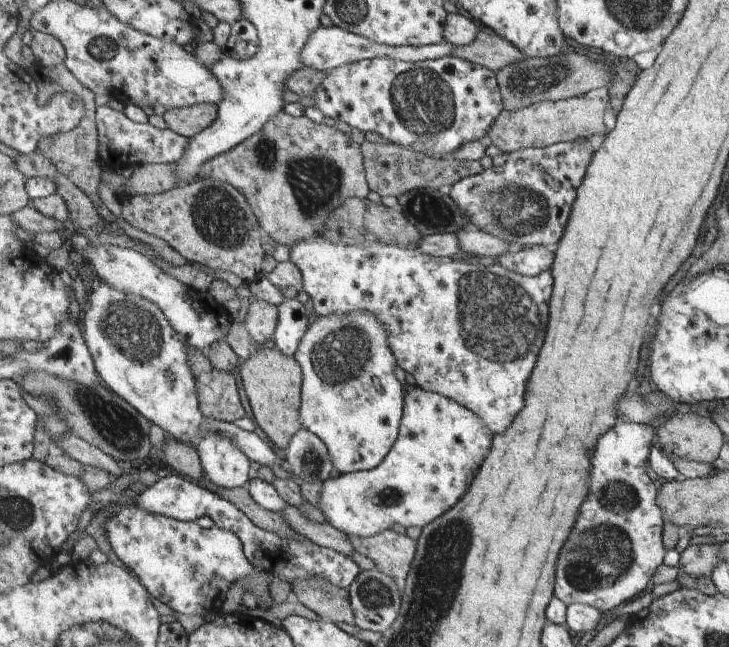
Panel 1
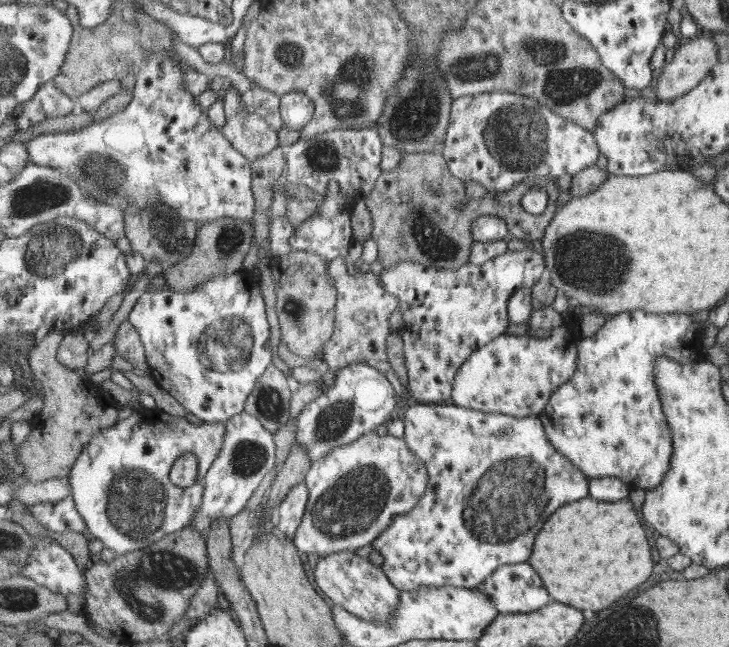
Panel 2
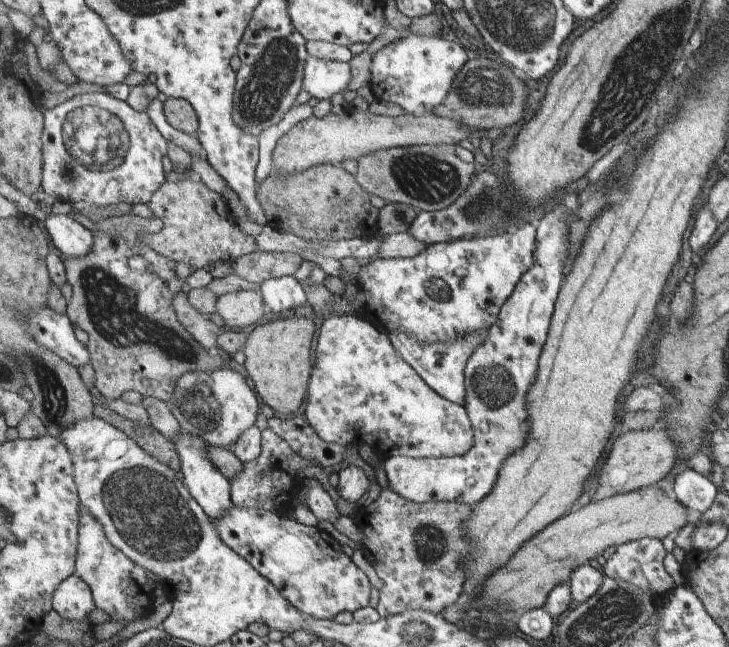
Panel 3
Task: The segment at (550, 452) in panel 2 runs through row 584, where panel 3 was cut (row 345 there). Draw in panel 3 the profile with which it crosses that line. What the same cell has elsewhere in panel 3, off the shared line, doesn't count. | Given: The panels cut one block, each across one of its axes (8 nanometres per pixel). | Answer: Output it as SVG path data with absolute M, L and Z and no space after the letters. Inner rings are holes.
M474 330L463 339L459 338L449 343L422 343L413 335L405 334L403 331L391 333L387 331L399 354L415 367L415 370L427 381L432 389L438 391L447 400L463 405L465 404L465 366L470 361L471 355L479 345L486 341L489 330Z

